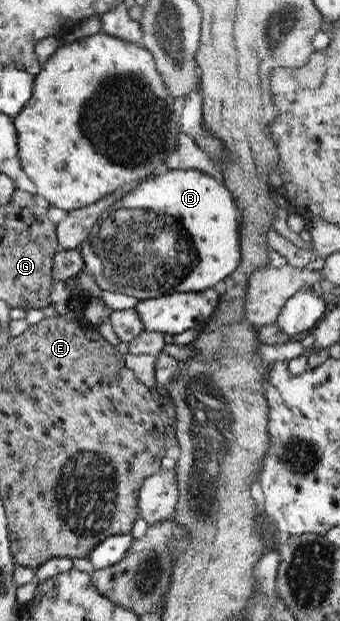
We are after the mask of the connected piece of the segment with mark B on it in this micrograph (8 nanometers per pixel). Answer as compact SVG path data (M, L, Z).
M173 169L167 173L158 174L157 177L148 177L142 180L141 183L133 186L133 191L129 190L122 195L122 199L111 205L106 211L102 212L100 219L96 221L96 224L90 229L87 239L78 246L85 265L83 270L92 273L95 278L96 284L102 290L114 291L115 293L123 293L123 295L132 295L137 299L149 299L161 297L164 295L171 295L173 292L189 293L200 292L205 289L209 289L219 283L219 281L225 280L225 277L232 275L239 266L241 261L241 249L239 249L239 211L237 211L237 205L235 205L236 199L233 199L231 190L227 189L225 185L221 185L219 180L211 175L201 172L199 170L192 169Z

